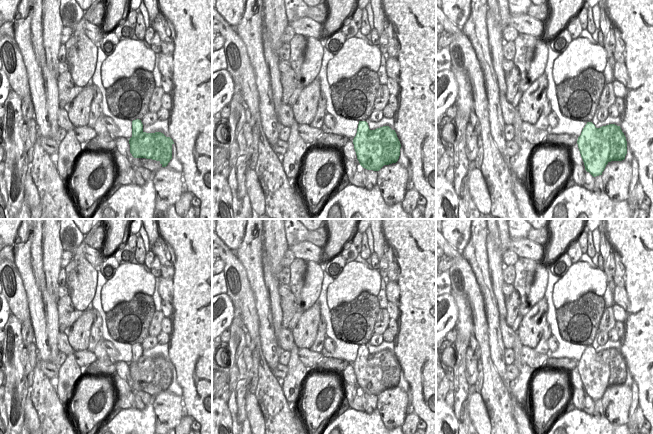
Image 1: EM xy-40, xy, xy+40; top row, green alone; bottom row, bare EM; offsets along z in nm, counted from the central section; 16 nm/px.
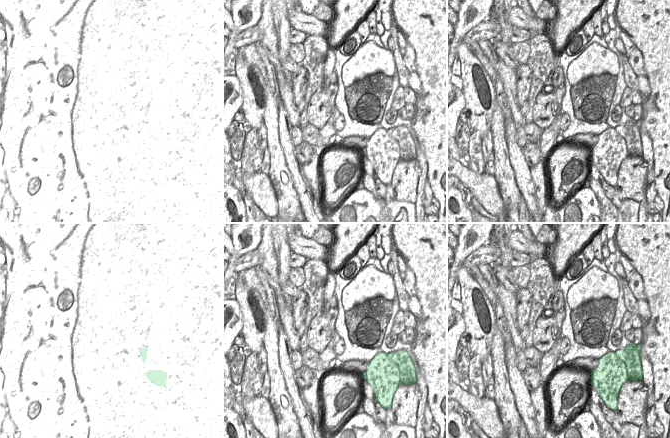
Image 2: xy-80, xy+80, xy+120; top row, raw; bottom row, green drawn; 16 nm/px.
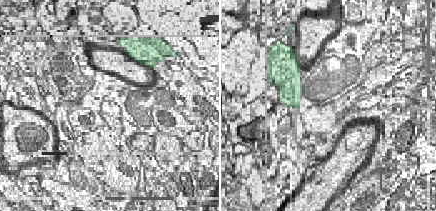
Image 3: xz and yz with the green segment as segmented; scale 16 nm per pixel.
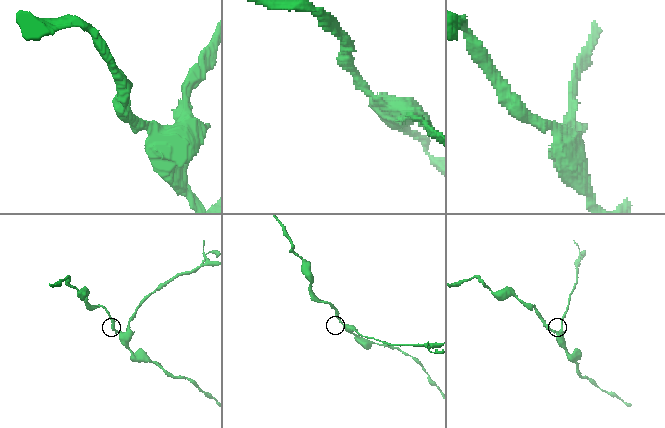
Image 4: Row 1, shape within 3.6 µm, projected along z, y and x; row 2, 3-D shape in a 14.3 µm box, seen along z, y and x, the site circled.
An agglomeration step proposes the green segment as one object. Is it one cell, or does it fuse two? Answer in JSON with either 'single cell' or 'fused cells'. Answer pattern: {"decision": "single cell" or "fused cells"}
{"decision": "fused cells"}

